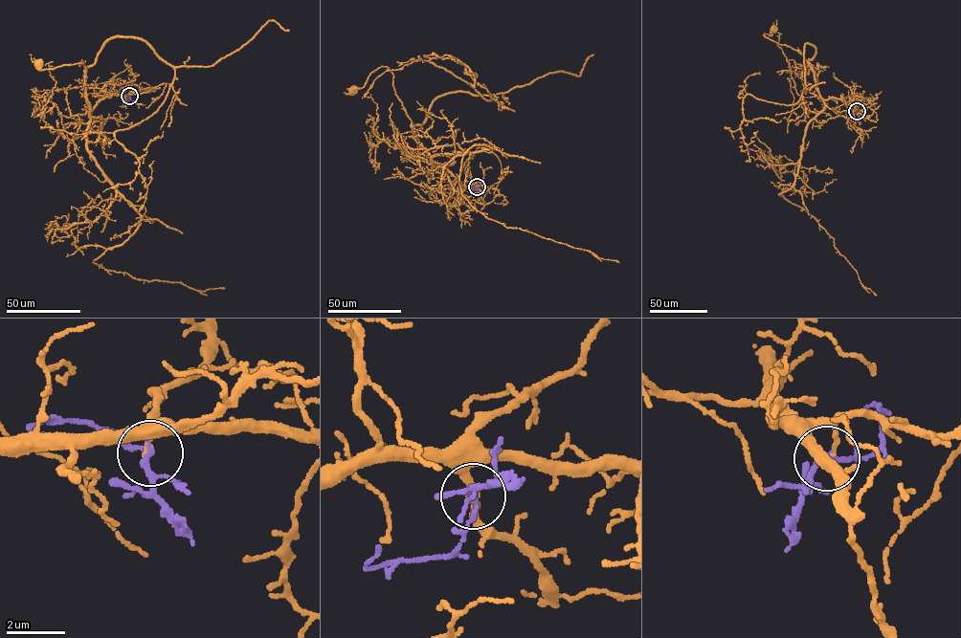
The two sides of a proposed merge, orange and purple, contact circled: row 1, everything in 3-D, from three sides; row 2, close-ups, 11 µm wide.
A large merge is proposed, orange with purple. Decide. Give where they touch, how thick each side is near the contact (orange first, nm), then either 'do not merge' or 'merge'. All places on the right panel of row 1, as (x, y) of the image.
place (857, 111); calibres 120 and 170 nm; merge

